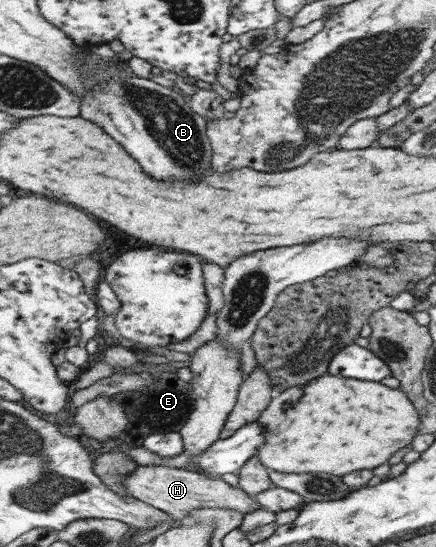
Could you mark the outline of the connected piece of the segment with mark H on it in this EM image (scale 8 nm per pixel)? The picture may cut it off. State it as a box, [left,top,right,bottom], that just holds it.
[124,465,264,521]

